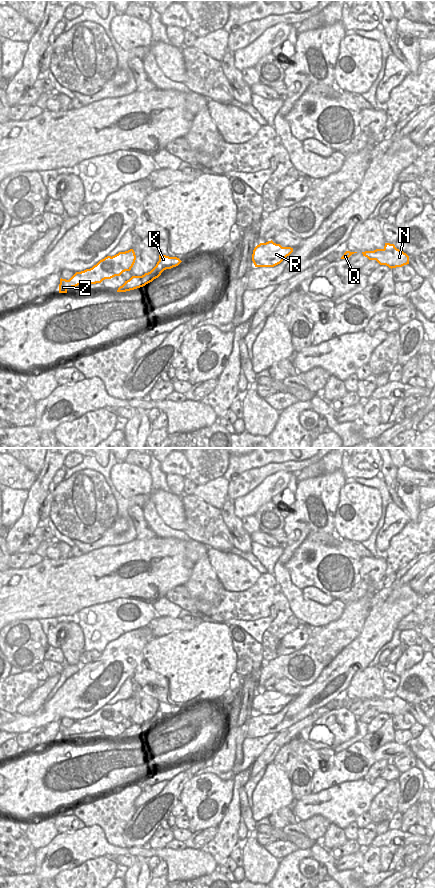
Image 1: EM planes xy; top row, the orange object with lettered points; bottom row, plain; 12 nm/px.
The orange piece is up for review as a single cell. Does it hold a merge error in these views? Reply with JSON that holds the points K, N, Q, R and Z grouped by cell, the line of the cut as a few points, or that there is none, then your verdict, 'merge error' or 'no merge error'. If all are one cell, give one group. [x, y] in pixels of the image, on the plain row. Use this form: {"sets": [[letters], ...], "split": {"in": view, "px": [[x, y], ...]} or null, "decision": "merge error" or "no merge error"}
{"sets": [["K"], ["N", "Q", "R", "Z"]], "split": {"in": "xy", "px": [[177, 706], [172, 714]]}, "decision": "merge error"}

